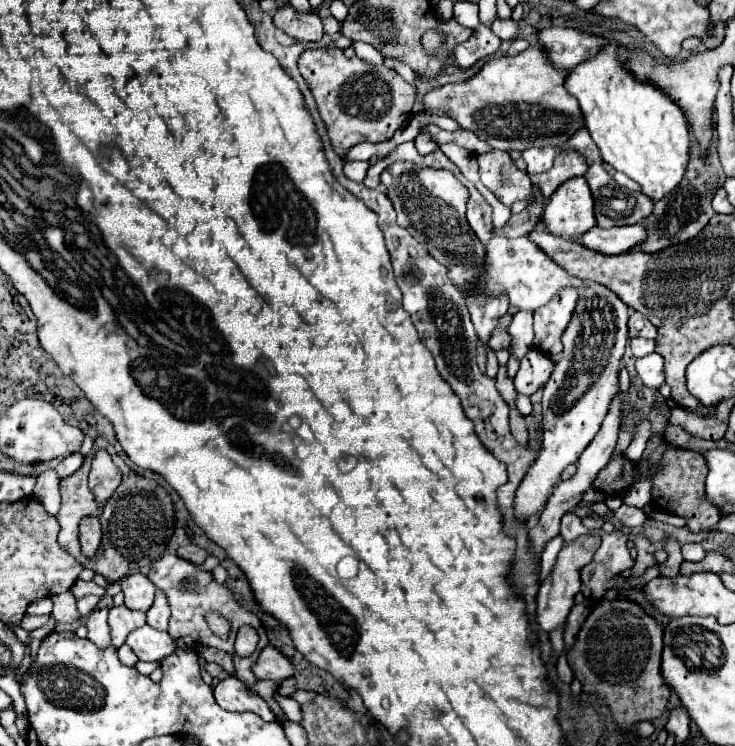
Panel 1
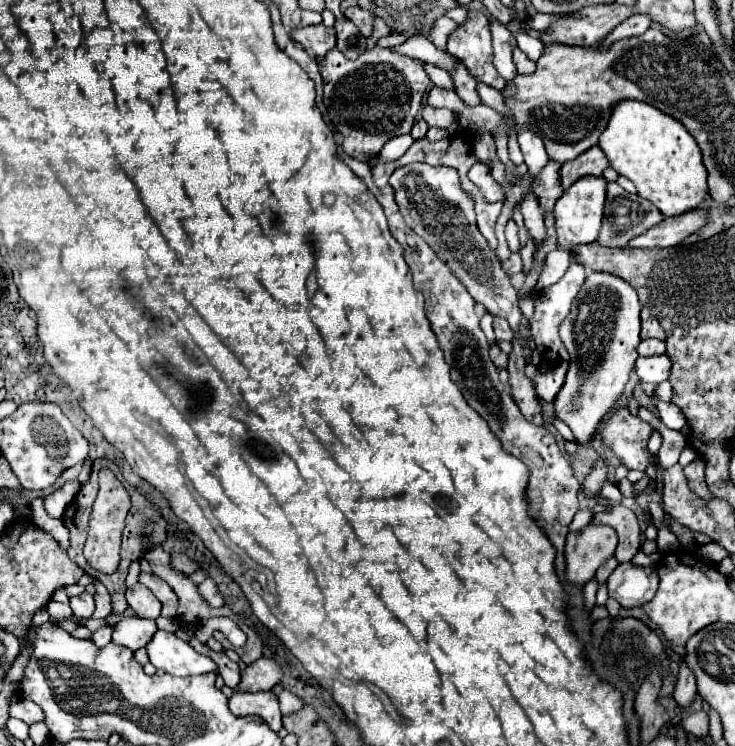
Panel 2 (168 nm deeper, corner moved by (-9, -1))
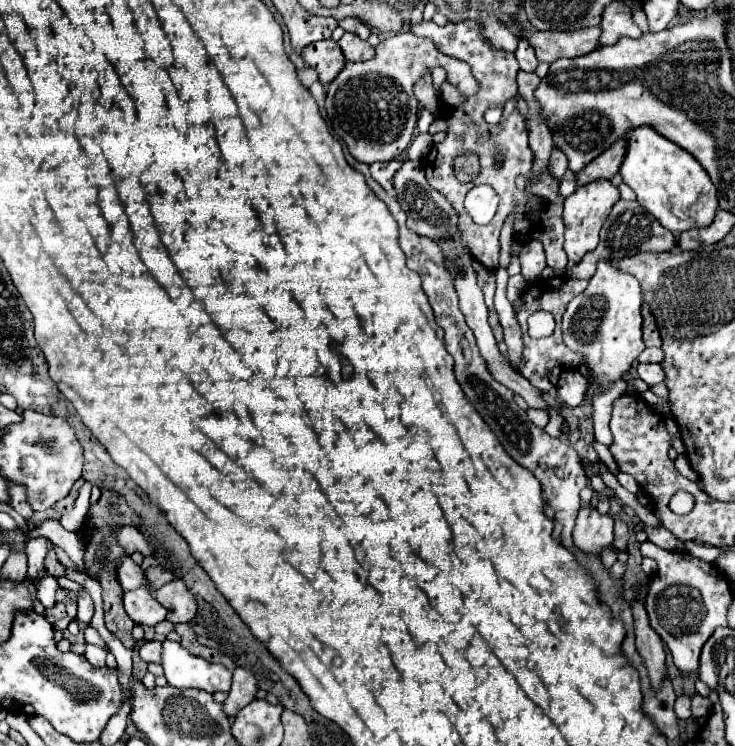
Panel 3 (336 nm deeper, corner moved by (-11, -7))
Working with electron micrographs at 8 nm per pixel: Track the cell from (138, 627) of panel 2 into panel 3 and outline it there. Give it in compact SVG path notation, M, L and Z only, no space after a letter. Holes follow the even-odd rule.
M153 639L153 641L141 641L139 645L139 655L143 661L153 661L153 663L159 663L159 653L161 653L161 641Z

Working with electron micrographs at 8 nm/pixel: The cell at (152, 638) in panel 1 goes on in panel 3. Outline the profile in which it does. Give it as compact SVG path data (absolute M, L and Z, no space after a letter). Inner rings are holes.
M165 639L161 651L161 665L169 685L177 689L203 689L209 693L229 691L231 673L223 665L205 661L203 657L191 655L179 641Z

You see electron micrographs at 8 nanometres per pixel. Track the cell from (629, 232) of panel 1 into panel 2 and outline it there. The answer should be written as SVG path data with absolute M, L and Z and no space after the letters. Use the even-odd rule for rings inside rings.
M707 209L689 211L677 217L665 217L657 227L645 231L643 235L635 237L629 245L631 247L675 247L685 237L693 235L697 229L705 227L709 213Z

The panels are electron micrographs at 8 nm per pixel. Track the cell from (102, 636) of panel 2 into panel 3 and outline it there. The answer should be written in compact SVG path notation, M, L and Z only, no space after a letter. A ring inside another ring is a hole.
M87 643L87 649L85 649L85 657L89 659L89 663L93 663L95 667L101 667L105 665L105 657L107 657L107 649L101 647L101 645L91 645Z

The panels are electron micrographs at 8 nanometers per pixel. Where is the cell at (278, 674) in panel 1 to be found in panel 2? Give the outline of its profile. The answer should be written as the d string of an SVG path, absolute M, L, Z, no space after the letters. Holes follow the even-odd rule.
M261 657L247 665L247 669L241 673L241 681L237 685L237 691L257 693L257 691L269 691L275 683L281 679L281 667L267 657Z

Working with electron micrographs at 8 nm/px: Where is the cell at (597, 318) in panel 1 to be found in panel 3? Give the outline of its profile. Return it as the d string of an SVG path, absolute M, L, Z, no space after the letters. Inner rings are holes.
M599 261L583 295L577 295L563 315L563 339L569 349L581 353L589 369L589 389L585 401L607 391L615 381L633 367L633 361L645 349L641 339L641 287L639 281L611 267L609 261Z

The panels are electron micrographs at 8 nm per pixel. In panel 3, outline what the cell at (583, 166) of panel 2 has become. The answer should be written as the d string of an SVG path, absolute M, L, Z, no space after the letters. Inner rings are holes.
M617 141L607 151L603 151L595 161L591 161L587 167L575 173L577 185L585 185L595 179L611 179L617 173L621 161L623 161L623 143Z

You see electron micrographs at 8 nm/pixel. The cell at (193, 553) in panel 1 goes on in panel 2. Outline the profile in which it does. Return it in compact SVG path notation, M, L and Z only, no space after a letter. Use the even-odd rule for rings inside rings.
M173 553L171 555L171 565L175 567L175 569L179 569L179 573L185 573L185 575L191 575L191 573L195 573L197 569L199 569L199 565L197 563L193 563L187 555L183 555L183 553Z

